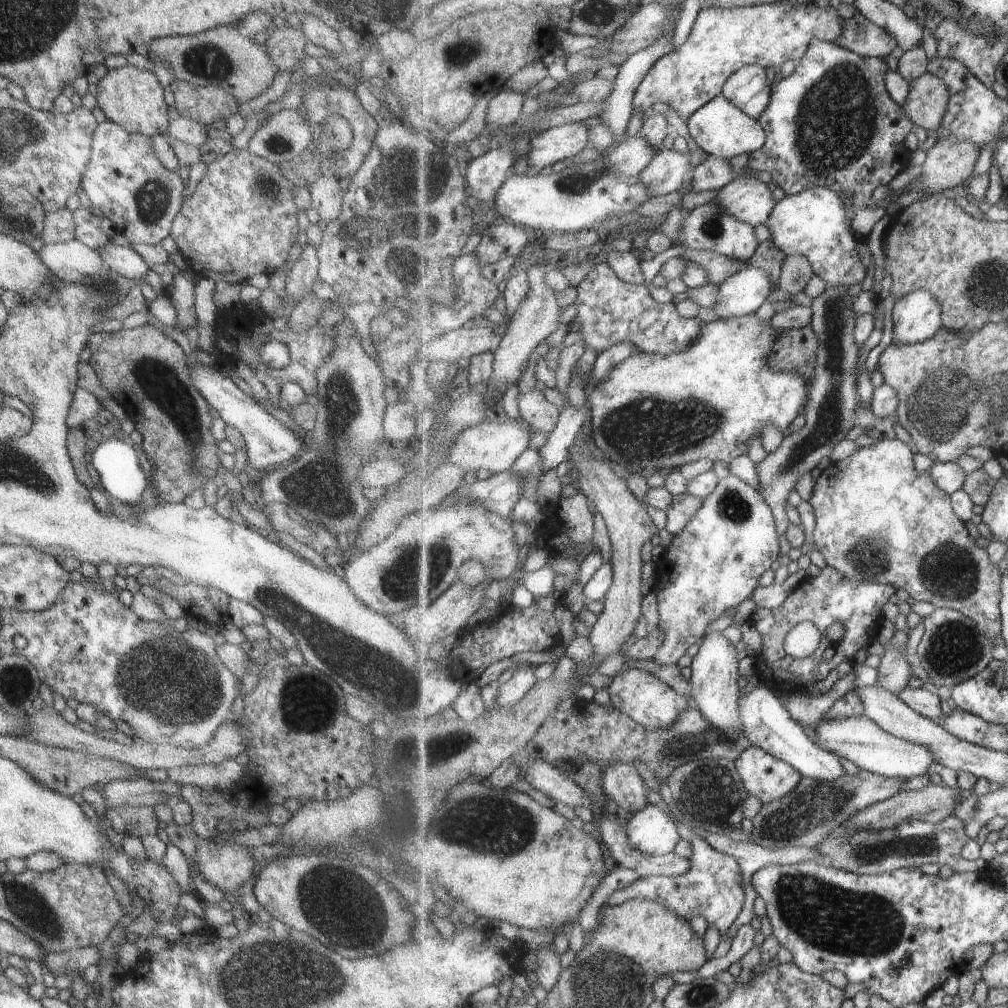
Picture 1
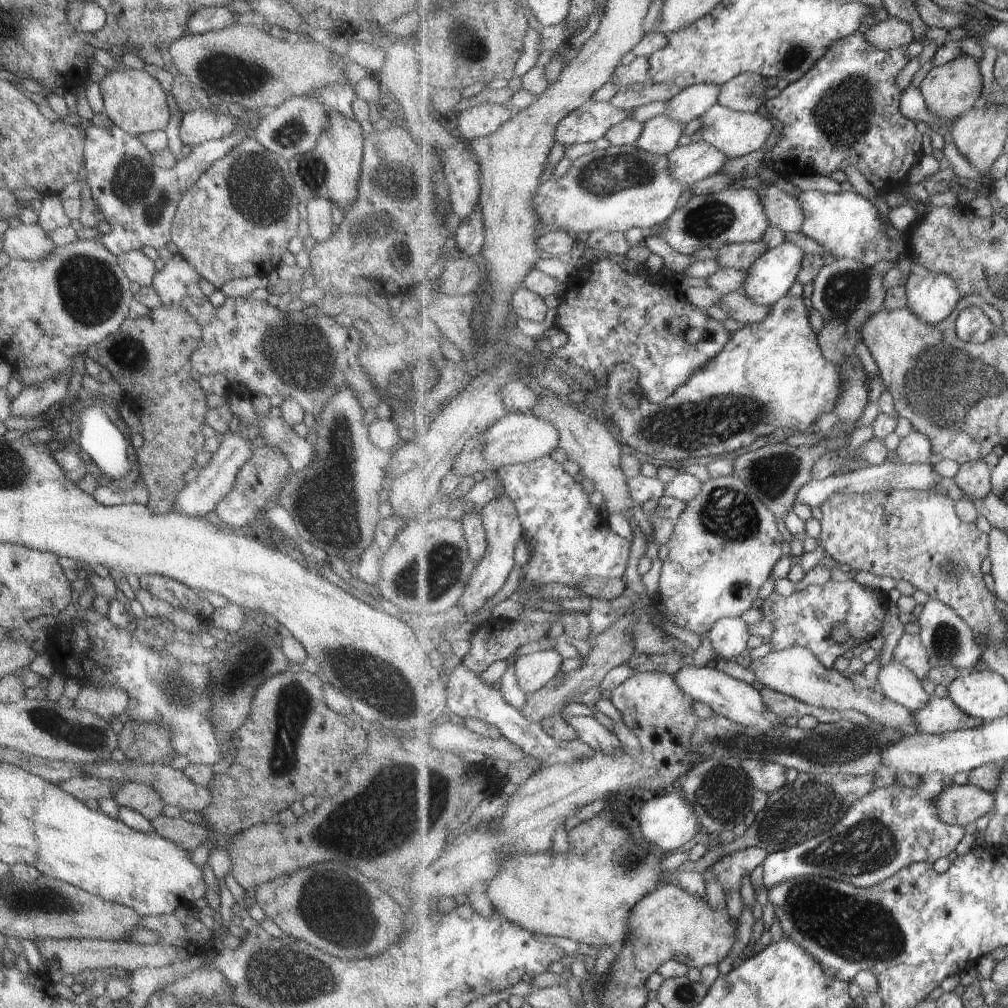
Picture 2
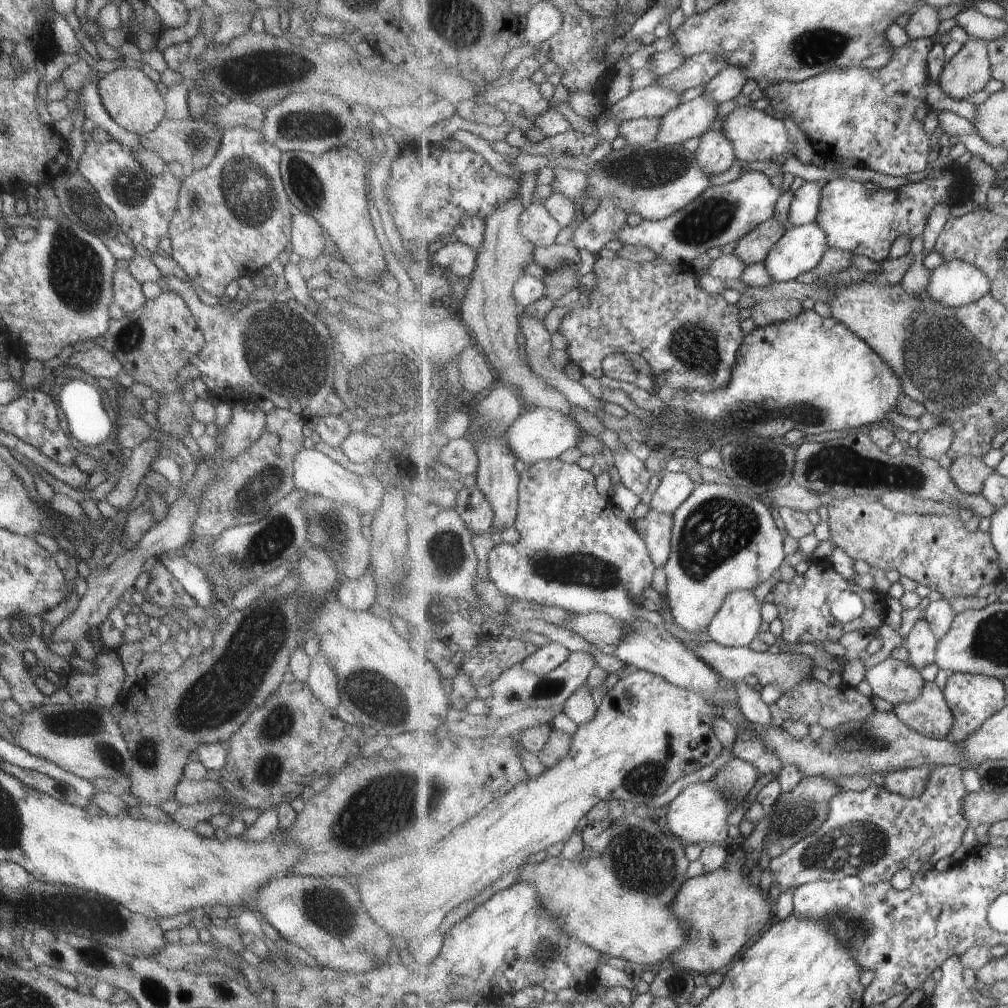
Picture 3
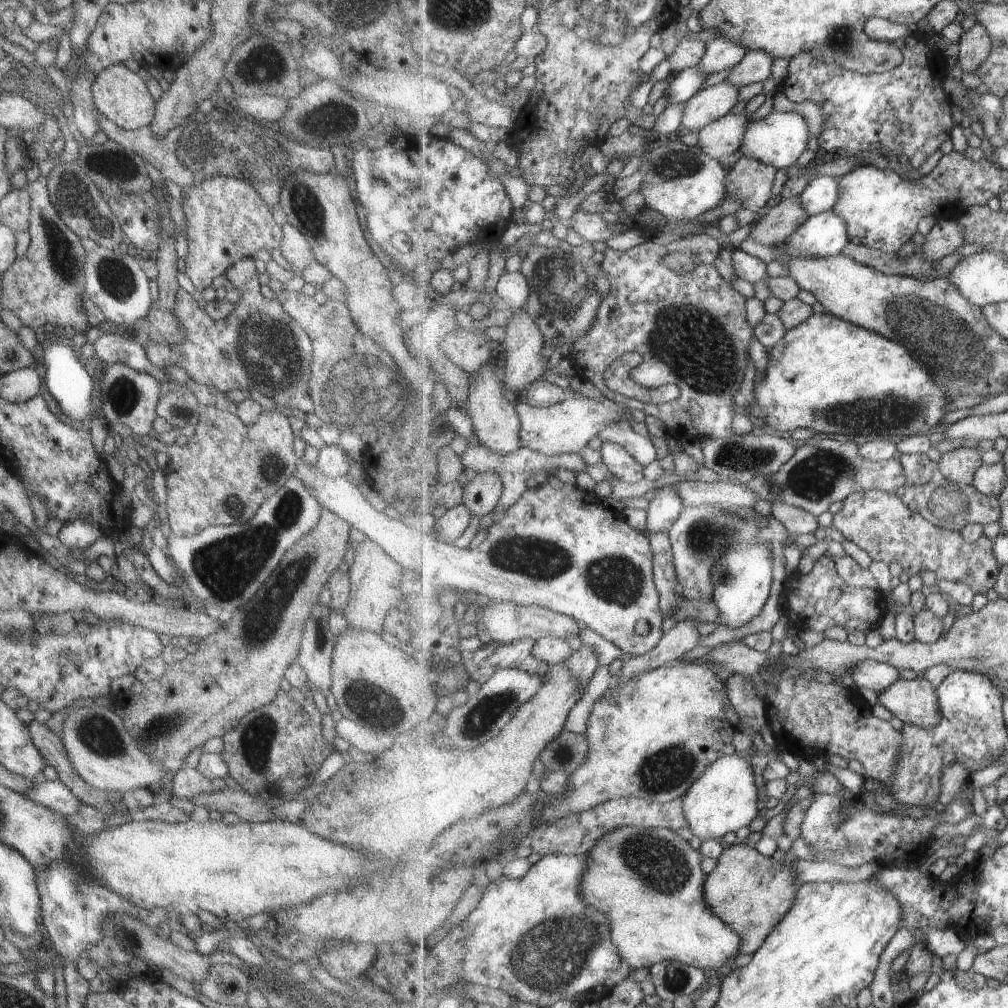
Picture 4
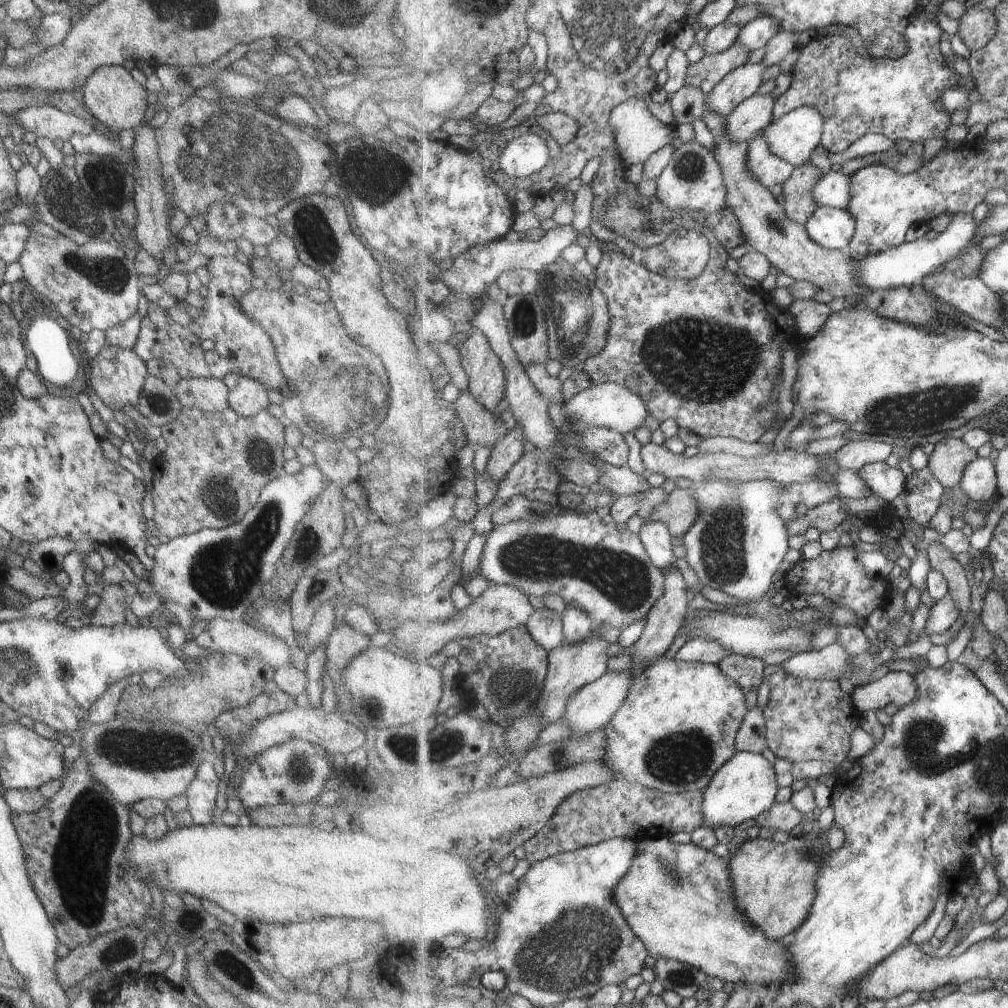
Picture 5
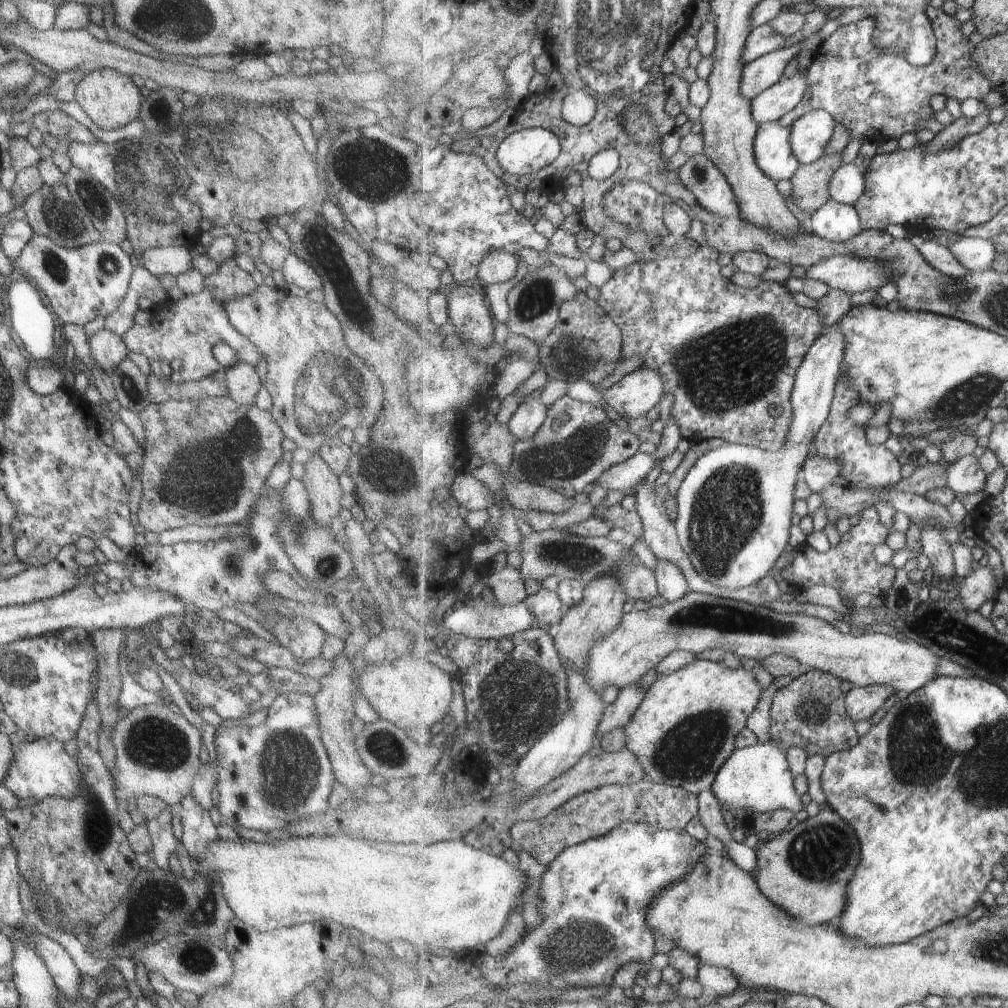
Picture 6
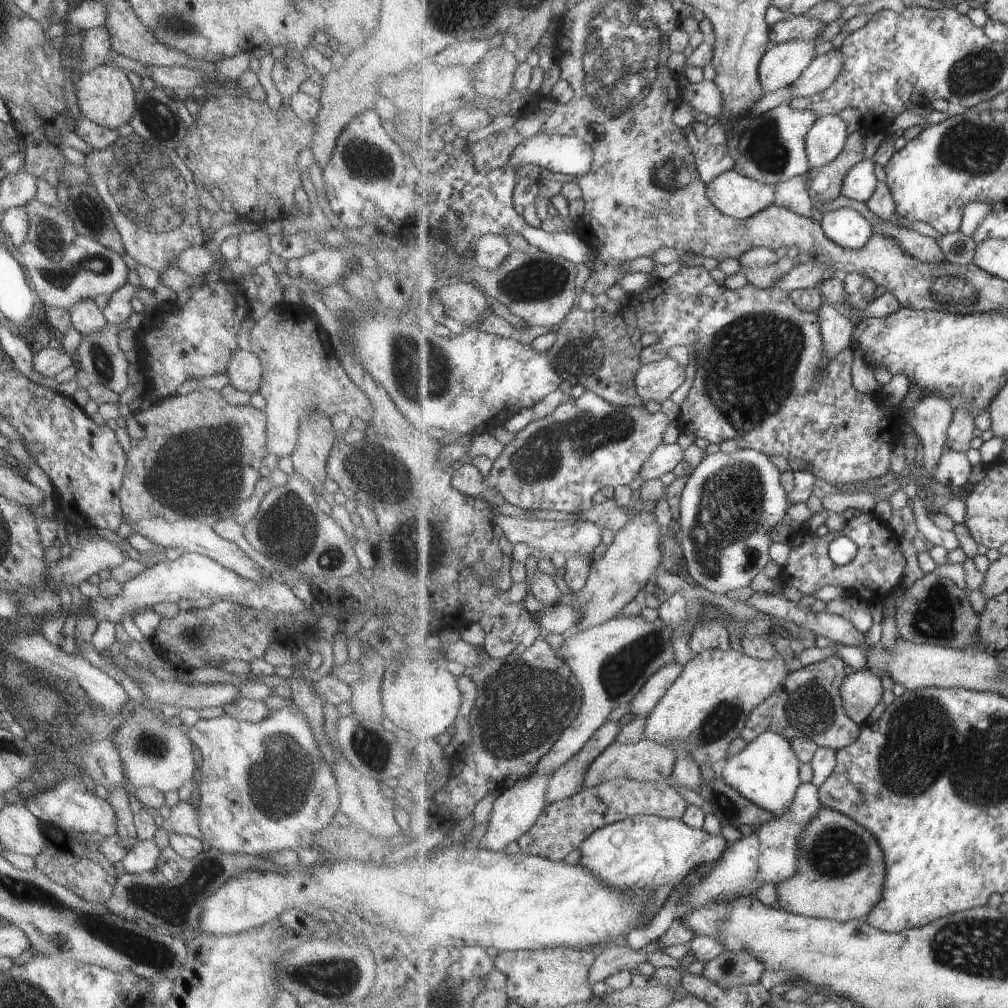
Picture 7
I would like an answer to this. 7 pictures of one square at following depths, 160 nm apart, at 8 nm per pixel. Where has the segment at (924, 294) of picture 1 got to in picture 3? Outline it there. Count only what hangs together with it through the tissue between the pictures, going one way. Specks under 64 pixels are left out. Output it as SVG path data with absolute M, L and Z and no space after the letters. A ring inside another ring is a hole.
M953 260L933 269L928 292L944 307L957 308L987 297L991 289L990 278L979 267Z

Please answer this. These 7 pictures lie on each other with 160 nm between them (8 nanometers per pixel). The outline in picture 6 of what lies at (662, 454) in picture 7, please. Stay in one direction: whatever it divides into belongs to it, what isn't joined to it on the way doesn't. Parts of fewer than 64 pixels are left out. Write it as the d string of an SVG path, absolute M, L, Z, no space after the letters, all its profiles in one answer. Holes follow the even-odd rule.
M656 452L653 454L637 453L625 462L607 469L595 483L607 490L633 489L636 484L649 476L657 463Z

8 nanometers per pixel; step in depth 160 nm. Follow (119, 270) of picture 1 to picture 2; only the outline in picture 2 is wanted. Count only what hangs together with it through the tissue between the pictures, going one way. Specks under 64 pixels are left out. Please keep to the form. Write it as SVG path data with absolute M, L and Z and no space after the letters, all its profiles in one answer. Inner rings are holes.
M133 249L115 256L117 264L131 283L138 284L140 287L152 283L156 269L153 267L153 261L149 260L143 252Z

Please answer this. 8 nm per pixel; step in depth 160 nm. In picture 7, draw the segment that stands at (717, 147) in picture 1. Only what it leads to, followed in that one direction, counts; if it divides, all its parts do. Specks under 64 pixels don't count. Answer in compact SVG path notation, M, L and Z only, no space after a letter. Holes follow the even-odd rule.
M839 116L819 117L806 136L806 149L811 168L832 163L844 151L849 135L845 120L841 120Z

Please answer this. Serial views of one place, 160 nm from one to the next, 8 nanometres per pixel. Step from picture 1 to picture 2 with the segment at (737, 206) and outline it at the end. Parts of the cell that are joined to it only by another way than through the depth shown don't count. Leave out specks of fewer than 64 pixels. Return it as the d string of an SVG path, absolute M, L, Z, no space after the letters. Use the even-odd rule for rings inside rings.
M777 185L766 186L758 193L771 225L782 231L800 232L805 215L797 197L788 196Z

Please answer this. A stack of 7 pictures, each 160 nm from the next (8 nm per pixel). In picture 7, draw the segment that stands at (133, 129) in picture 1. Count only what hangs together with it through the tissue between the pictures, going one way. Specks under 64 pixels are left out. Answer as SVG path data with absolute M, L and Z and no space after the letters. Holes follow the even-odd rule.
M109 62L101 63L95 68L78 76L75 94L80 114L83 118L106 129L116 129L131 118L135 110L133 86L122 69Z

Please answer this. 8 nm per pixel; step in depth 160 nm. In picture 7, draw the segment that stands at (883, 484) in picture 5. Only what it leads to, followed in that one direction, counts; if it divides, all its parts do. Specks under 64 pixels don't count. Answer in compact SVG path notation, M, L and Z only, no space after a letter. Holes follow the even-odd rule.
M691 265L687 269L683 269L682 271L679 271L675 275L671 276L669 279L661 280L656 278L655 282L649 284L647 288L644 288L640 293L627 293L627 299L622 304L619 303L620 307L618 308L618 311L615 313L618 317L621 317L628 326L629 330L632 329L629 327L632 320L634 321L634 324L640 329L641 334L644 332L655 332L655 334L658 335L658 339L652 344L646 346L640 354L640 359L642 360L643 364L646 363L652 363L656 361L663 360L664 358L669 357L669 350L673 348L673 346L677 344L683 344L687 347L690 354L696 353L696 366L697 370L695 373L695 379L693 381L692 387L689 390L688 396L685 398L683 403L680 406L680 415L677 419L677 423L679 424L679 431L683 433L689 433L693 434L693 436L696 438L704 438L705 440L708 440L709 443L715 443L721 447L728 447L732 444L737 445L741 449L746 448L752 448L757 449L758 451L764 452L766 455L769 456L783 456L786 459L789 458L789 460L799 460L799 462L803 463L803 470L807 470L807 468L812 469L812 473L816 476L816 478L822 478L826 482L829 482L832 484L832 486L837 484L853 484L856 482L865 482L865 480L872 480L873 478L881 478L881 476L885 476L887 472L889 472L889 468L891 468L892 464L892 450L894 449L894 443L899 440L899 436L901 436L901 418L899 416L899 410L897 406L890 406L887 402L883 400L883 398L880 398L880 395L877 393L875 395L867 396L865 394L862 394L859 392L859 390L855 390L855 386L853 386L853 376L851 376L851 368L853 368L853 348L849 347L846 348L842 353L839 353L838 356L835 359L831 359L830 357L826 356L826 353L824 352L824 341L822 340L822 326L820 325L820 322L818 320L817 312L811 311L811 312L803 312L803 310L799 310L799 306L793 302L793 298L789 296L789 291L775 288L769 288L769 289L757 289L755 286L752 286L750 283L747 282L747 284L743 287L739 287L738 289L729 289L725 288L722 284L719 284L713 276L709 273L709 269L707 267L701 266L701 265Z

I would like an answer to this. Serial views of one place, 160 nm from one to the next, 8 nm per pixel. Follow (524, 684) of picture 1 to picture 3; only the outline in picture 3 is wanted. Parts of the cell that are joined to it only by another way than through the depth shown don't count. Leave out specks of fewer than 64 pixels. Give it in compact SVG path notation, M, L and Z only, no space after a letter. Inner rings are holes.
M555 641L540 647L533 656L529 656L520 667L538 677L547 676L558 669L571 656L571 651Z

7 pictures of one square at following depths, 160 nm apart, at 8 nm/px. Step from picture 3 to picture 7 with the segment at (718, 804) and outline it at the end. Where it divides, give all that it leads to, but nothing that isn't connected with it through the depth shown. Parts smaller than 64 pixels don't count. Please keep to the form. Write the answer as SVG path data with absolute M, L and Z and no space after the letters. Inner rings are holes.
M766 731L739 754L727 758L718 773L731 789L739 792L753 804L774 815L785 815L792 808L802 785L799 778L801 763L798 754L795 754L792 741L778 732Z

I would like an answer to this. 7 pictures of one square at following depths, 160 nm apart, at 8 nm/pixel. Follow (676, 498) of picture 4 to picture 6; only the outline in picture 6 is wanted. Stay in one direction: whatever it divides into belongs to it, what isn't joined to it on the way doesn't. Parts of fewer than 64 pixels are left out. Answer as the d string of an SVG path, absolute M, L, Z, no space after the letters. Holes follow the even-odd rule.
M657 557L655 559L655 574L661 596L667 602L682 599L690 591L689 581L683 571L674 562L657 559Z

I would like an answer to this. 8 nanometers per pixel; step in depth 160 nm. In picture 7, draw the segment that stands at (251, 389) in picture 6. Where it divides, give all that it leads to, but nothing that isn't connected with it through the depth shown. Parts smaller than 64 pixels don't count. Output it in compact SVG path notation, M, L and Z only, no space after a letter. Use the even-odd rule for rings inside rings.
M237 348L228 360L224 373L232 387L253 393L258 389L261 378L259 359L252 352Z

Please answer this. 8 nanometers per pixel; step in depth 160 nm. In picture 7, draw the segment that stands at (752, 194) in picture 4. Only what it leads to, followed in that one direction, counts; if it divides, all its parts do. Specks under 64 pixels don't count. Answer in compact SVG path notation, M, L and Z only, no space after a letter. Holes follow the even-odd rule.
M779 105L763 116L755 117L749 129L739 136L739 154L735 170L753 180L775 185L778 182L798 177L810 169L806 149L806 136L819 117L813 111L795 110L789 105Z

